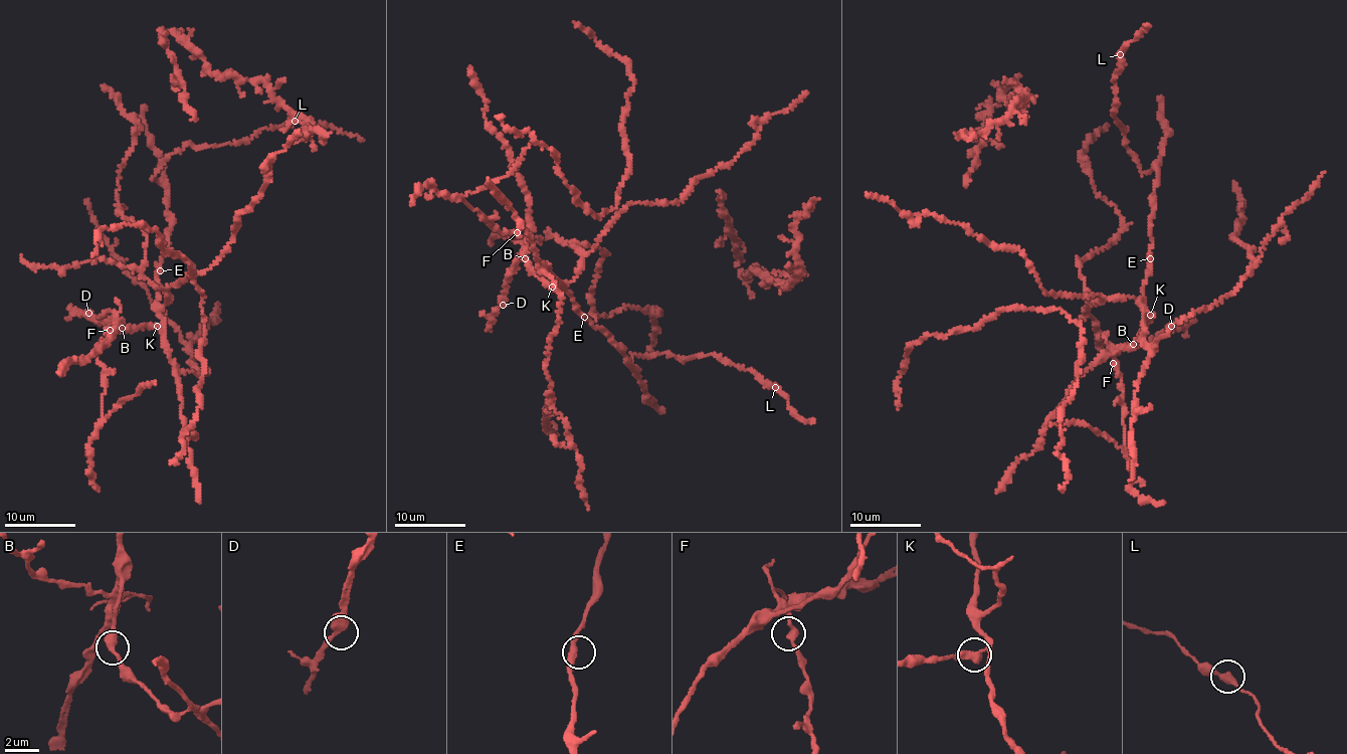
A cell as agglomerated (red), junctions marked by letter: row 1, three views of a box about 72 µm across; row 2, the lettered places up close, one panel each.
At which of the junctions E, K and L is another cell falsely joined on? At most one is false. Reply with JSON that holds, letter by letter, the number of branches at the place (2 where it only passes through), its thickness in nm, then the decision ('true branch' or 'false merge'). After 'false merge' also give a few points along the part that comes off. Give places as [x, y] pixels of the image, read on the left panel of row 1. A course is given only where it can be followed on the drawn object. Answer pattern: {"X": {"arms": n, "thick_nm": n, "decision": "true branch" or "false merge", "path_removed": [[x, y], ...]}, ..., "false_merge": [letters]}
{"E": {"arms": 2, "thick_nm": 320, "decision": "true branch"}, "K": {"arms": 2, "thick_nm": 360, "decision": "false merge"}, "L": {"arms": 2, "thick_nm": 360, "decision": "true branch"}, "false_merge": ["K"]}

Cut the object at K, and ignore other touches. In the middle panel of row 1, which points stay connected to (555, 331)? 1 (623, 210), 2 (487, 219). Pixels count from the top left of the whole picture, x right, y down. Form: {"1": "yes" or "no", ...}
{"1": "yes", "2": "no"}

